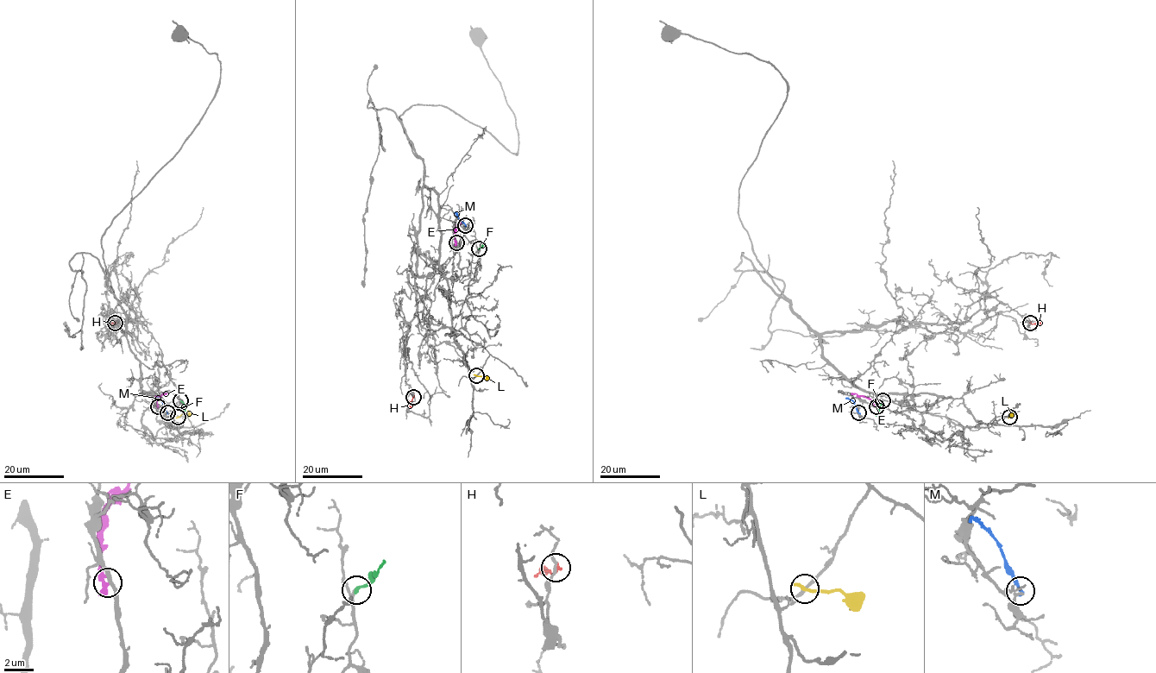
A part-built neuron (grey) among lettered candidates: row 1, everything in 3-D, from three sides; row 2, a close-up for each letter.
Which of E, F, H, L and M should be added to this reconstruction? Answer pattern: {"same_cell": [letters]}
{"same_cell": ["F"]}

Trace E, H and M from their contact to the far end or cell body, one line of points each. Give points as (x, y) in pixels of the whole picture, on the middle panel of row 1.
E: (456, 242), (456, 226), (465, 217)
H: (412, 397), (411, 407)
M: (465, 224), (454, 212)

